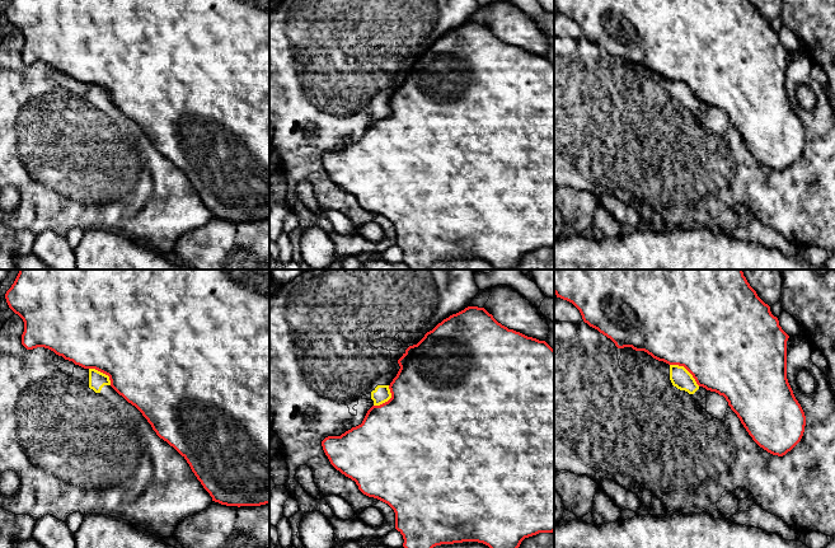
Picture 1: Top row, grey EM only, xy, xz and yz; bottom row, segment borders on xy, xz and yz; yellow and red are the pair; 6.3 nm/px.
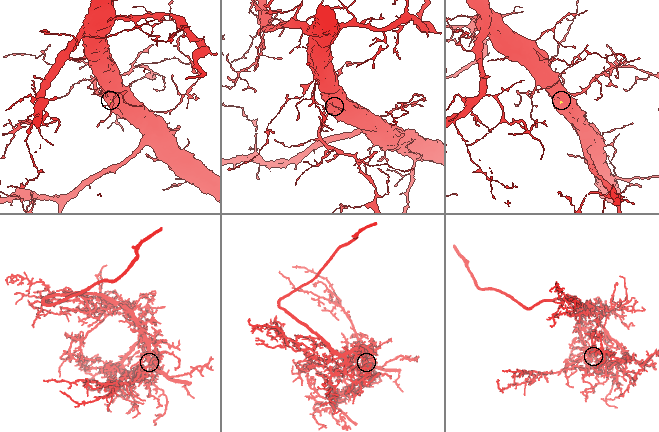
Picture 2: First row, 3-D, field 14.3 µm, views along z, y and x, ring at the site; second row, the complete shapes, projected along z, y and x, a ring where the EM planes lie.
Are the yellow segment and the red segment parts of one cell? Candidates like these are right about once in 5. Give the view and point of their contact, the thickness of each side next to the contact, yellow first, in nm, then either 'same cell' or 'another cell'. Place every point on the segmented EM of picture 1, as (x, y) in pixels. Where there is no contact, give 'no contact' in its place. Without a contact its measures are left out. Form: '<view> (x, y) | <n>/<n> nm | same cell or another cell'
yz (686, 370) | 130/500 nm | another cell

